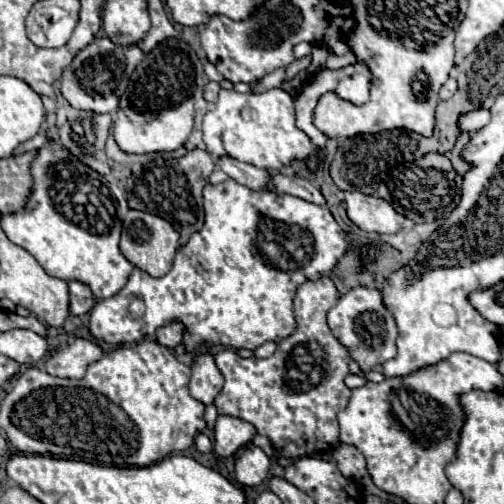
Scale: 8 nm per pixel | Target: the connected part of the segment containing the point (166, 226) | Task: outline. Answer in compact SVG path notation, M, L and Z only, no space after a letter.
M129 210L125 222L123 222L123 234L121 234L121 252L123 256L149 276L165 276L171 270L173 256L177 252L179 244L179 232L169 224L167 220L161 220L159 216L153 216L149 212L141 210Z

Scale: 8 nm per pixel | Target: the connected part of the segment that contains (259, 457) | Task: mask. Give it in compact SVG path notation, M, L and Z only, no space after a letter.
M247 442L243 454L235 460L235 480L241 486L257 486L265 482L267 476L269 476L267 454L259 446Z

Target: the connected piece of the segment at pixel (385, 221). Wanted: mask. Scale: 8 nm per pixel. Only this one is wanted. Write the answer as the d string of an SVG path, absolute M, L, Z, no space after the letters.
M345 192L345 208L351 222L365 232L395 234L401 230L403 216L383 198L363 192Z

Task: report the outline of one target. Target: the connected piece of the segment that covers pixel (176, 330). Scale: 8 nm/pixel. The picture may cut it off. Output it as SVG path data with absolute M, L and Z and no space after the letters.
M173 320L171 324L157 330L157 342L167 348L175 348L181 340L183 340L183 324L179 320Z

